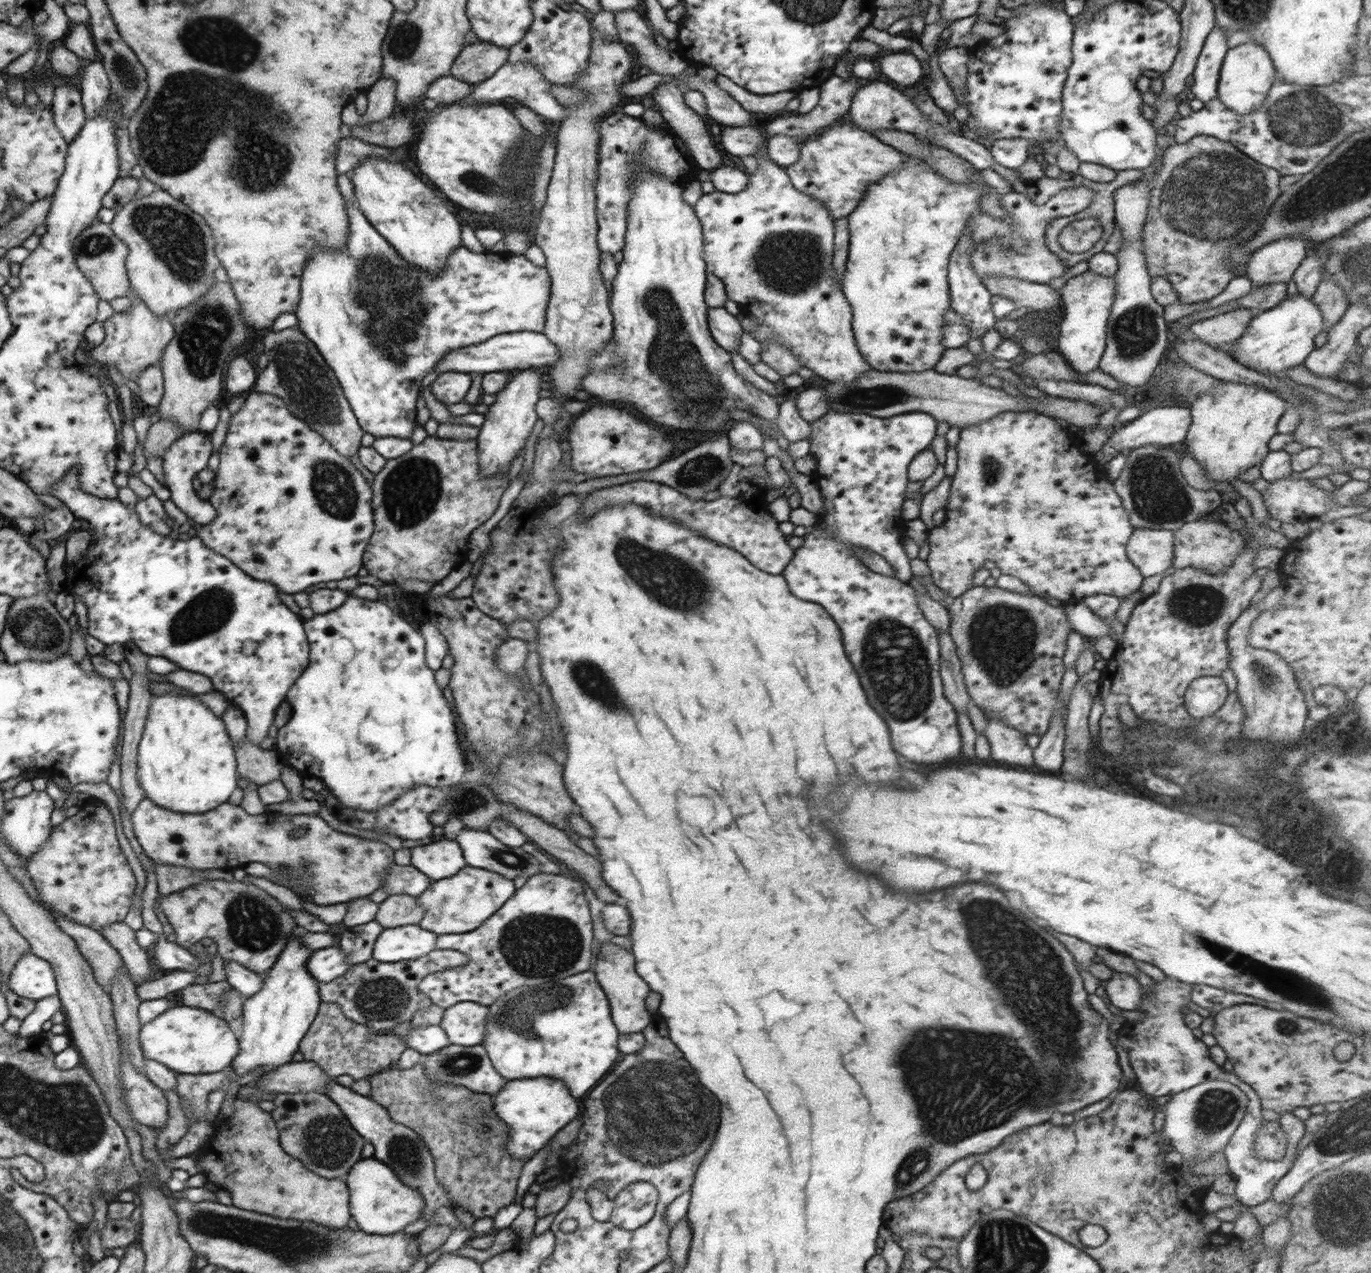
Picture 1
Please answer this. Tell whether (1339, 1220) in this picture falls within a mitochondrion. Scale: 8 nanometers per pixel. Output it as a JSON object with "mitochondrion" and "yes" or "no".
{"mitochondrion":"yes"}

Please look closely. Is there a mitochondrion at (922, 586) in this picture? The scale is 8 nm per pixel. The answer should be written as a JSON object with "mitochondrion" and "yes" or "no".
{"mitochondrion":"no"}

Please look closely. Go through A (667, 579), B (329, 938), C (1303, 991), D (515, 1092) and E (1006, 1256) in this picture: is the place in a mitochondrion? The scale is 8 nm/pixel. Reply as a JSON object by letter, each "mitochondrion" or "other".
{"A":"mitochondrion","B":"other","C":"mitochondrion","D":"other","E":"mitochondrion"}

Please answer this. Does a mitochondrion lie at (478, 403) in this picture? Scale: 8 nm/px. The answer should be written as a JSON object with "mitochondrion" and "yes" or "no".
{"mitochondrion":"no"}

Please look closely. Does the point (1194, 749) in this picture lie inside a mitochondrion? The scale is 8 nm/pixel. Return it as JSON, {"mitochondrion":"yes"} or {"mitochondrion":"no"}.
{"mitochondrion":"no"}

